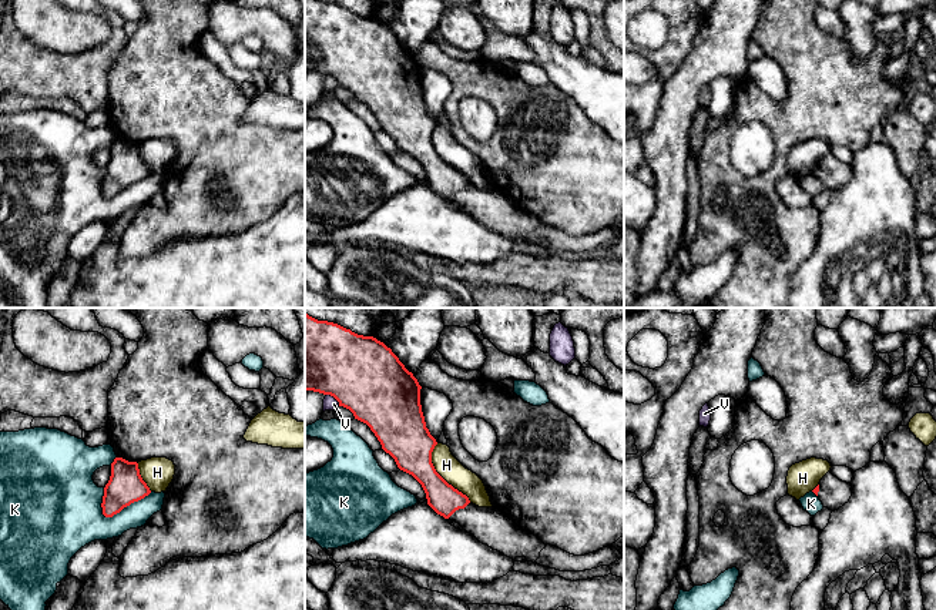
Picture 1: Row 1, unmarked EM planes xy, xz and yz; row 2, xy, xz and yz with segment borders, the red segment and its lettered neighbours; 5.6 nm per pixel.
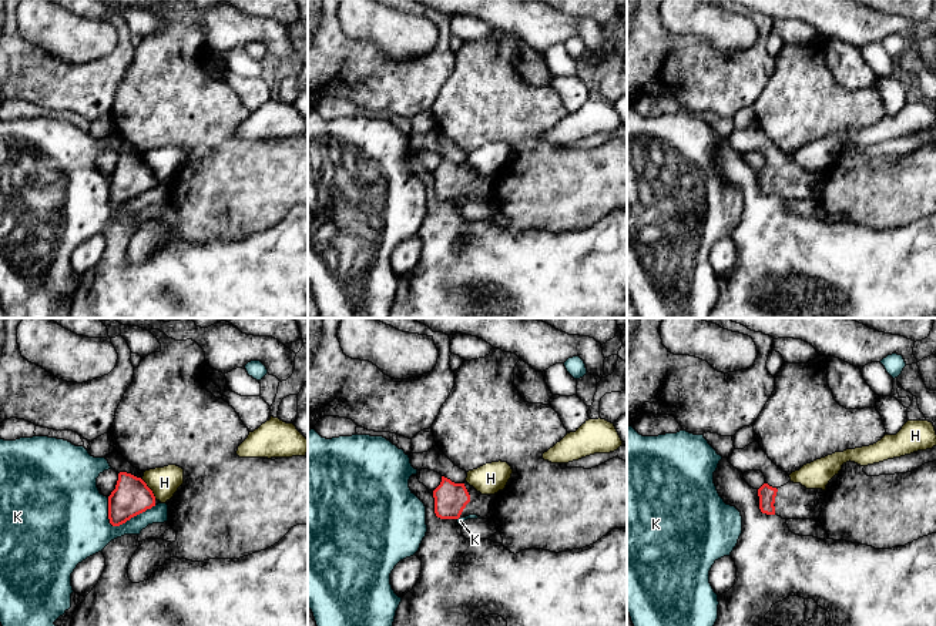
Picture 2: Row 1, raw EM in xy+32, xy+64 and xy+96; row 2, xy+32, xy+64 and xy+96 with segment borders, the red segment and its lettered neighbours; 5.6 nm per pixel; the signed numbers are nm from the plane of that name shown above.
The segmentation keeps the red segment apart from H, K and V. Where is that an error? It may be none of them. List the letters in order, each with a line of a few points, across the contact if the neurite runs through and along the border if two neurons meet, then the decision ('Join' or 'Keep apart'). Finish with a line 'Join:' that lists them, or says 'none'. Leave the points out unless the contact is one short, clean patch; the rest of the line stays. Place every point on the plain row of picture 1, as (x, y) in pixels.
H: Keep apart
K: Keep apart
V: Keep apart
Join: none

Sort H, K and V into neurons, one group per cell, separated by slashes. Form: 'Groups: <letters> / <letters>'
Groups: H / K / V

